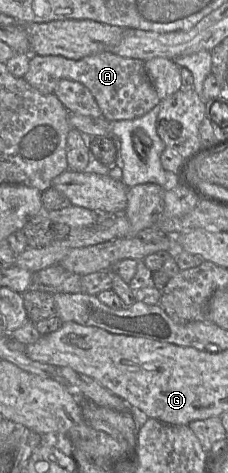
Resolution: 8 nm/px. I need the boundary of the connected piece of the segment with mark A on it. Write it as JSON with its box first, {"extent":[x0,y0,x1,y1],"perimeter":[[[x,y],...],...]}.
{"extent":[23,52,161,121],"perimeter":[[[101,52],[79,60],[56,55],[32,55],[23,79],[42,94],[53,93],[62,79],[79,82],[90,90],[102,116],[109,121],[141,117],[161,101],[146,73],[144,61],[122,57],[112,52]]]}

